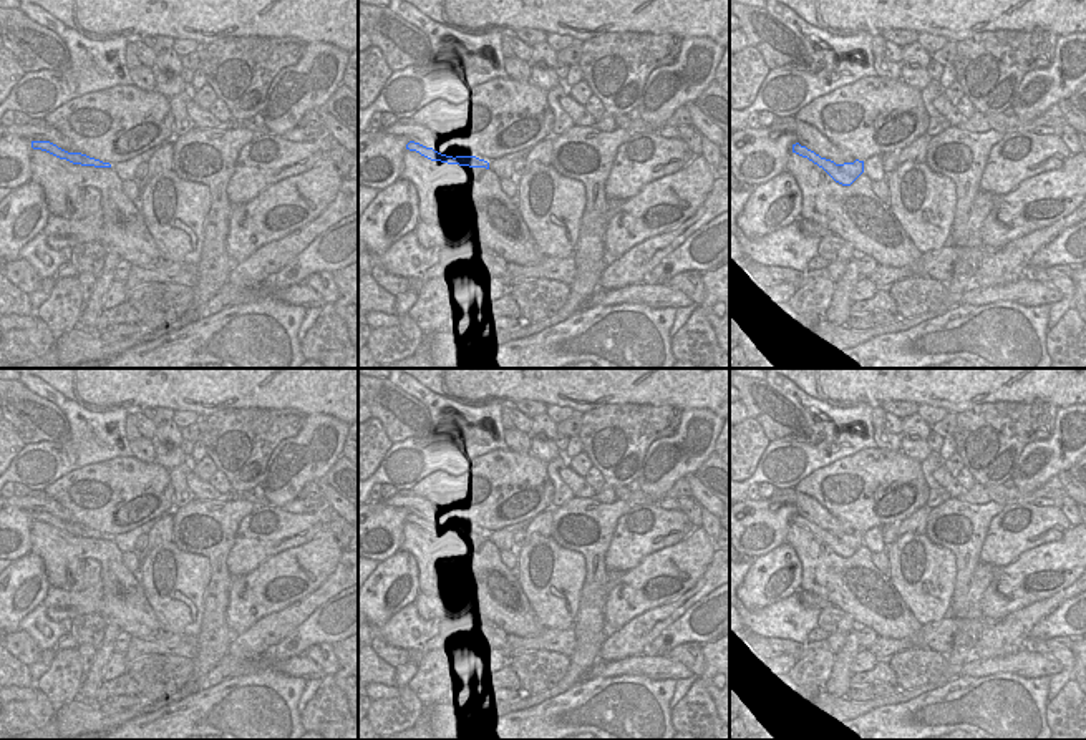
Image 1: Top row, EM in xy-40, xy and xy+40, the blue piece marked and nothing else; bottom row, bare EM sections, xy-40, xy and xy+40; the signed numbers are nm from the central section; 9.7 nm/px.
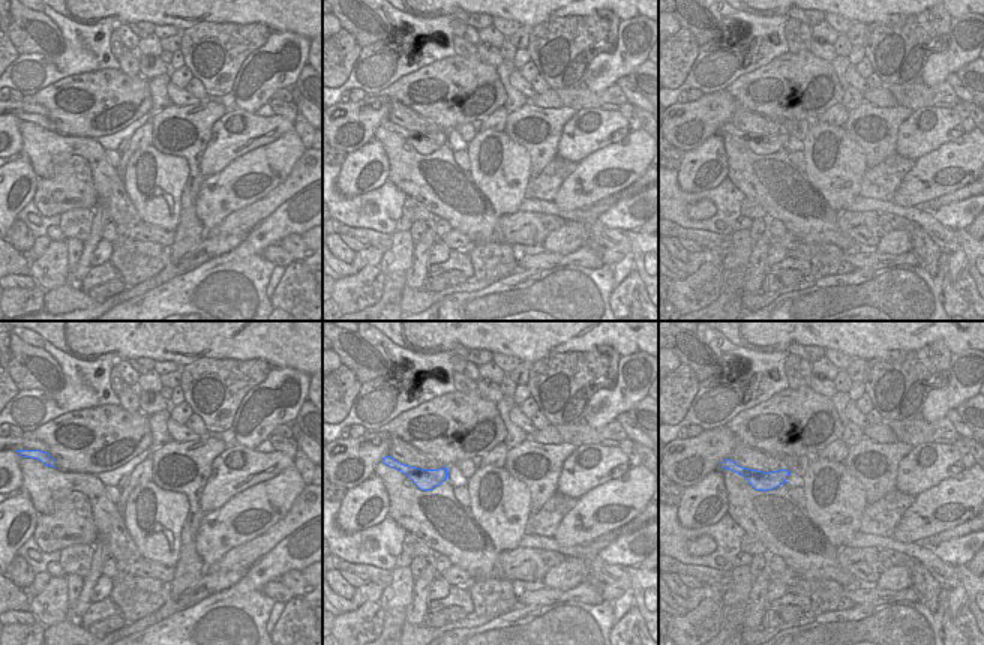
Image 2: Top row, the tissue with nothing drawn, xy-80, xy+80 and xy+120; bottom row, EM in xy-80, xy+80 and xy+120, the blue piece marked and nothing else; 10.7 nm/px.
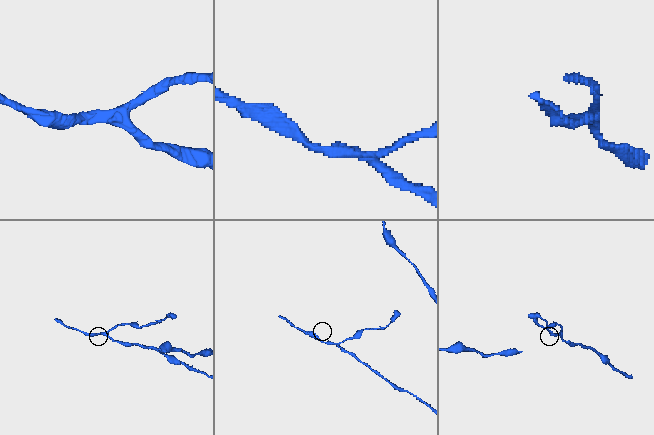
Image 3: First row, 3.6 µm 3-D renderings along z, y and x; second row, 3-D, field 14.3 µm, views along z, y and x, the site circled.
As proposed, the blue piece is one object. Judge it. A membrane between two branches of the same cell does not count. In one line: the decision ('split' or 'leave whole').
leave whole

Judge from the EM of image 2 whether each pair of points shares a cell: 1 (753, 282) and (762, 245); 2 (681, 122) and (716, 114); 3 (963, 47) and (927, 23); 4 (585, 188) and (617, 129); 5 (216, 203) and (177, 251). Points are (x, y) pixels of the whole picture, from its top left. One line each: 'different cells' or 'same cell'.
1: same cell
2: same cell
3: different cells
4: different cells
5: different cells

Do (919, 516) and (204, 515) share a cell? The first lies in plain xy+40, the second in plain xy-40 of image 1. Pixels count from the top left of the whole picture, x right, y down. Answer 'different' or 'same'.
different

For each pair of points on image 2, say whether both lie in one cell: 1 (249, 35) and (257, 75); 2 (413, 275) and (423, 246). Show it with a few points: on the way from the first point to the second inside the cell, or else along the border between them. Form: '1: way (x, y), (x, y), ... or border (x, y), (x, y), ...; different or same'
1: border (273, 32), (246, 57), (233, 83); different
2: way (420, 267), (422, 254); same

